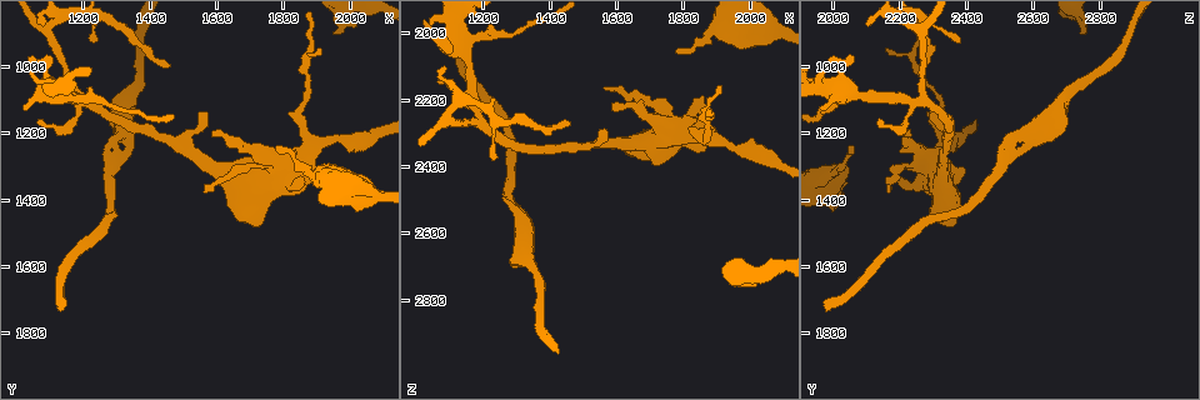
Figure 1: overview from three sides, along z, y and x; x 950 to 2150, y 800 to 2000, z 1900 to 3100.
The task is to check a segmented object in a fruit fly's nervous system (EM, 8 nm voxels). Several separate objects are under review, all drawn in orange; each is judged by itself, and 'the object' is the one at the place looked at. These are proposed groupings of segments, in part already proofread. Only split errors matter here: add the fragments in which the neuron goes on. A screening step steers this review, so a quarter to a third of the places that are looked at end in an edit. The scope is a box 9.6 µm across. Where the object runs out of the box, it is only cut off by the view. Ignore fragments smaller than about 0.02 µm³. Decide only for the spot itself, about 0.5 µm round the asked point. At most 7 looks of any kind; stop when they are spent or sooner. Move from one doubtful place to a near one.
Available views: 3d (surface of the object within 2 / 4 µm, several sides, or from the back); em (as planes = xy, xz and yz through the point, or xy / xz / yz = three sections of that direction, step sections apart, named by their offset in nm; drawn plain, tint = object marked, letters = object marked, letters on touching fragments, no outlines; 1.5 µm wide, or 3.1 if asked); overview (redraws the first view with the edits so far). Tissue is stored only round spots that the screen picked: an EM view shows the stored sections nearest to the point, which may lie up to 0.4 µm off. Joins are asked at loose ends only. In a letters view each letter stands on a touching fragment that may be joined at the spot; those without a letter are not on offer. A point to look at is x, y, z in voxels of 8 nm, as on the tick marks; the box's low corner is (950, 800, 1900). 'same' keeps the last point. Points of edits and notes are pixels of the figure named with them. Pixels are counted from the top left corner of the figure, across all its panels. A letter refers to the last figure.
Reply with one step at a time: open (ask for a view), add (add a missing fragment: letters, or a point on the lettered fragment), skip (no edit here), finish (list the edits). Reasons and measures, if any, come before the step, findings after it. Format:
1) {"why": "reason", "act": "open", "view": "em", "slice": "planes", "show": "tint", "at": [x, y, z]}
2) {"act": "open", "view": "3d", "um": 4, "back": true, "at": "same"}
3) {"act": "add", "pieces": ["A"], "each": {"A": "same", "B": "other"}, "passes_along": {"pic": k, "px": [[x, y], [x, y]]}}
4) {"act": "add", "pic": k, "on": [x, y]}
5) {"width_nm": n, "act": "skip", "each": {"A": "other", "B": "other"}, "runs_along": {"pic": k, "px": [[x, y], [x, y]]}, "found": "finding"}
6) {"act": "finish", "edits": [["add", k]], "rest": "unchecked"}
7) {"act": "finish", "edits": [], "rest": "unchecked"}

{"why": "an open end", "act": "open", "view": "3d", "um": 2, "at": [1780, 1240, 2050]}

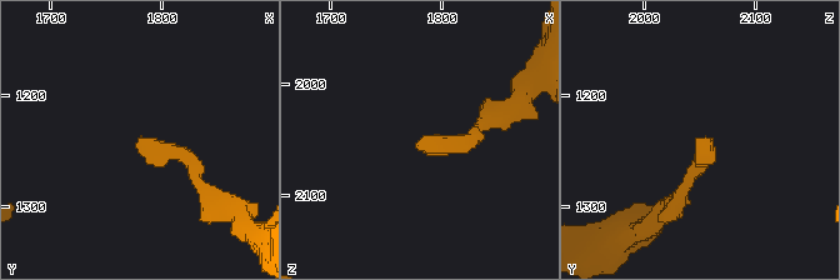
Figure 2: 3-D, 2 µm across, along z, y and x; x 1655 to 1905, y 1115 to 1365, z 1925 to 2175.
{"act": "open", "view": "em", "slice": "planes", "show": "letters", "at": [1782, 1242, 2048]}

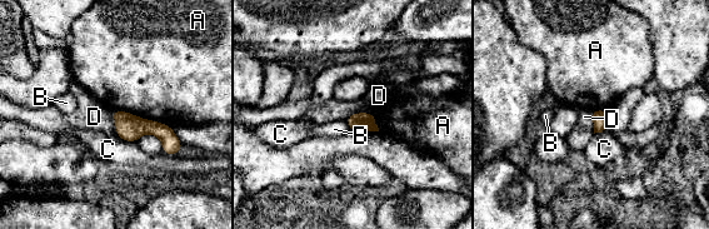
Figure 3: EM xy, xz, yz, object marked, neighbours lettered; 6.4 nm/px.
{"act": "skip", "each": {"A": "other", "B": "other", "C": "other", "D": "other"}, "runs_along": {"pic": 3, "px": [[115, 114], [178, 147]]}, "found": "none of them fits"}

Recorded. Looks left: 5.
{"why": "an open end", "act": "open", "view": "em", "slice": "planes", "show": "letters", "at": [1580, 1210, 2220]}

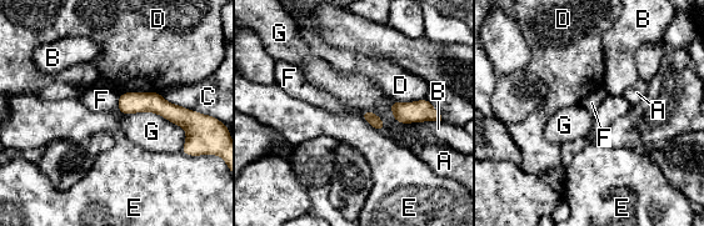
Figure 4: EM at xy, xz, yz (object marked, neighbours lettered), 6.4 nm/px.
{"act": "skip", "each": {"A": "other", "B": "other", "C": "other", "D": "other", "E": "other", "F": "other", "G": "other"}, "runs_along": {"pic": 4, "px": [[121, 99], [155, 103], [188, 127]]}, "found": "no lettered fragment goes on from it"}

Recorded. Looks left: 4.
{"why": "free end", "act": "open", "view": "em", "slice": "planes", "show": "plain", "at": [1100, 970, 2070]}

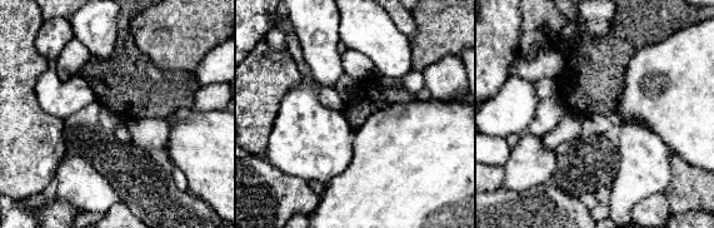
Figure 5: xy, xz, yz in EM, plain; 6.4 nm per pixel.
{"act": "open", "view": "em", "slice": "planes", "show": "letters", "at": "same"}

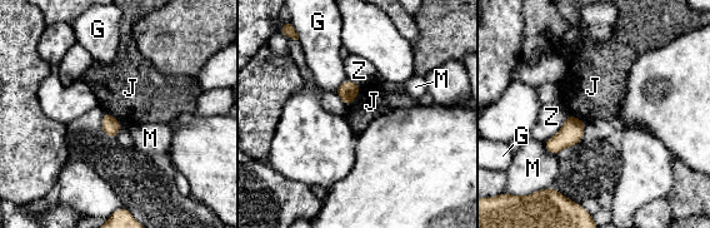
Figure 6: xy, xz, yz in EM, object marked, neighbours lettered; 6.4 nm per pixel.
{"act": "skip", "each": {"G": "other", "J": "other", "M": "other", "Z": "other"}, "border": {"pic": 6, "px": [[361, 87], [356, 98], [346, 105]]}, "found": "no lettered fragment goes on from it"}

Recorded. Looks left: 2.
{"act": "finish", "edits": [], "rest": "unchecked"}

